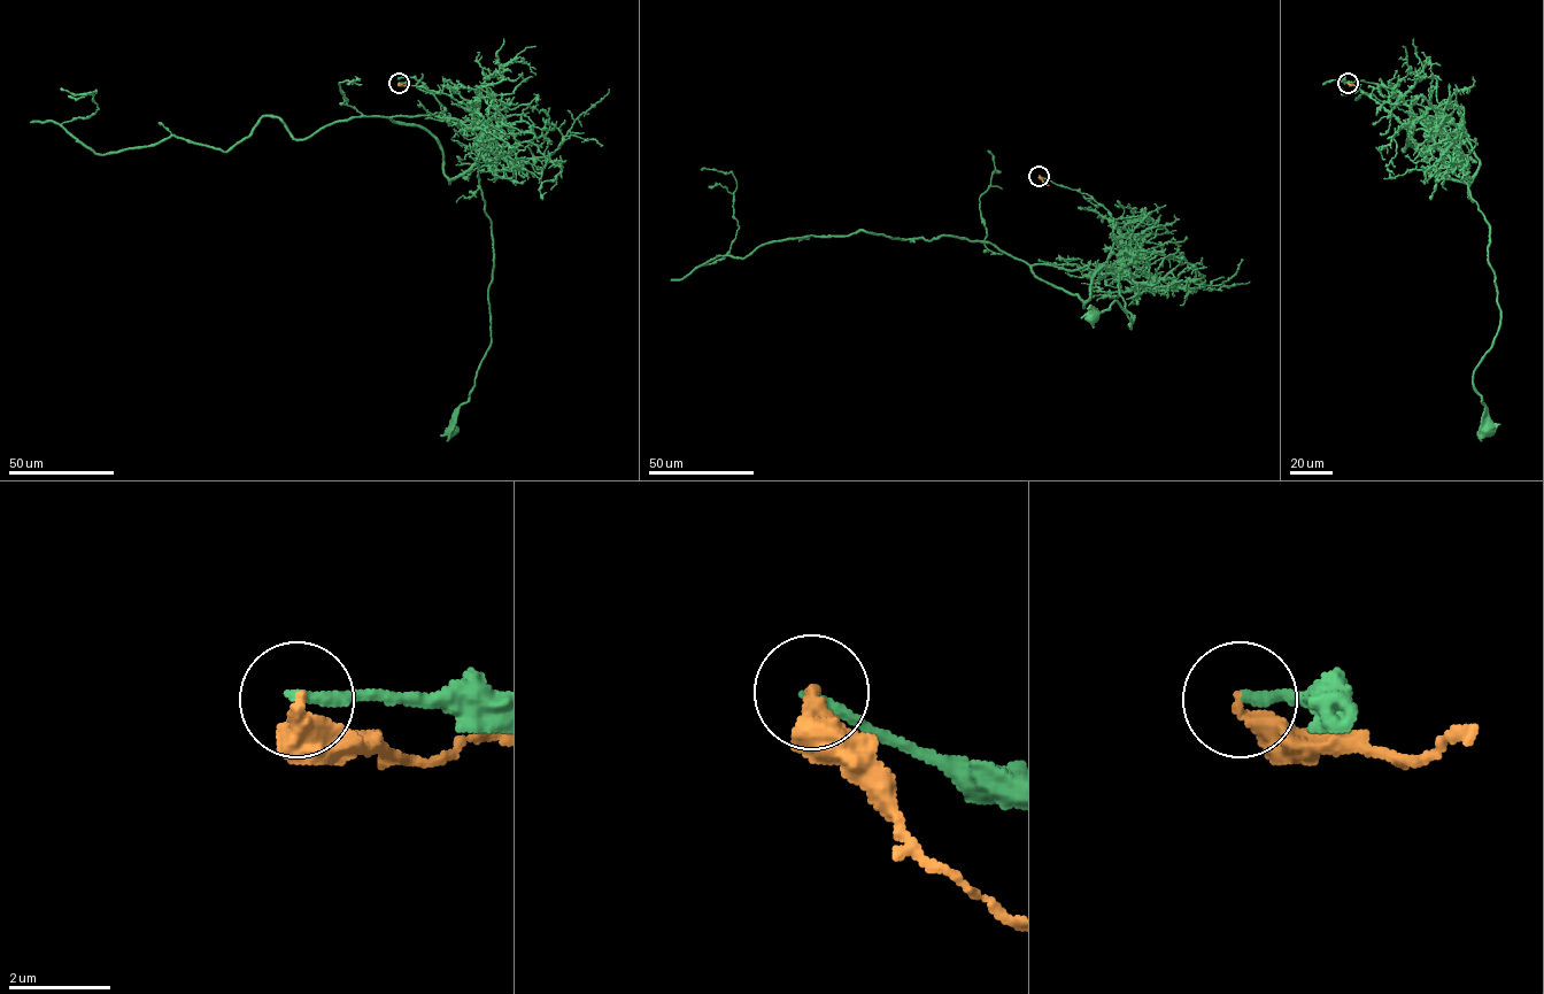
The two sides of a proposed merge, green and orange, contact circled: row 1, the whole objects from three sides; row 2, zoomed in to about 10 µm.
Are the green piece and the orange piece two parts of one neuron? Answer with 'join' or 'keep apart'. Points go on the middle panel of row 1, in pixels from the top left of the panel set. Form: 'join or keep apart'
keep apart

